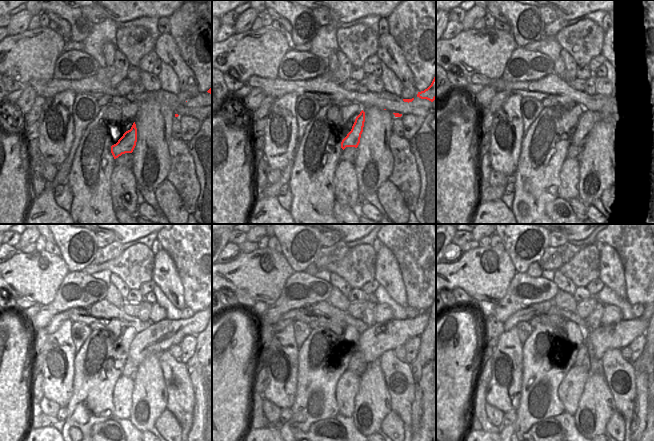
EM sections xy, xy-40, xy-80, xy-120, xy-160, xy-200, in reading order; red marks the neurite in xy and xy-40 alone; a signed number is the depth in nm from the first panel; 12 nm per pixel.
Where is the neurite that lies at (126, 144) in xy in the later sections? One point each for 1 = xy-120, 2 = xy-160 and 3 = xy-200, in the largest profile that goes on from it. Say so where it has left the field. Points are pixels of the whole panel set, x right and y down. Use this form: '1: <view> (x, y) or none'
1: xy-120 (160, 336)
2: xy-160 (381, 337)
3: xy-200 (618, 335)

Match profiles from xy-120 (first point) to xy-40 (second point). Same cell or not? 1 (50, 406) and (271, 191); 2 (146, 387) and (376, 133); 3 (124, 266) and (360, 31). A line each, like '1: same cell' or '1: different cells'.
1: different cells
2: same cell
3: same cell

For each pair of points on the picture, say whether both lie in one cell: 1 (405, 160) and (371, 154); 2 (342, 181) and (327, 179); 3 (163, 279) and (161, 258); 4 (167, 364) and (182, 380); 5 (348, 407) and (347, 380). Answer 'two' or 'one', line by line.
1: two
2: two
3: one
4: one
5: one

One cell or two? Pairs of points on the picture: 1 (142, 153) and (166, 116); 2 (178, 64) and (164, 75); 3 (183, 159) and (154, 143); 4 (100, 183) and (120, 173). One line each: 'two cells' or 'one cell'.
1: one cell
2: two cells
3: two cells
4: two cells

